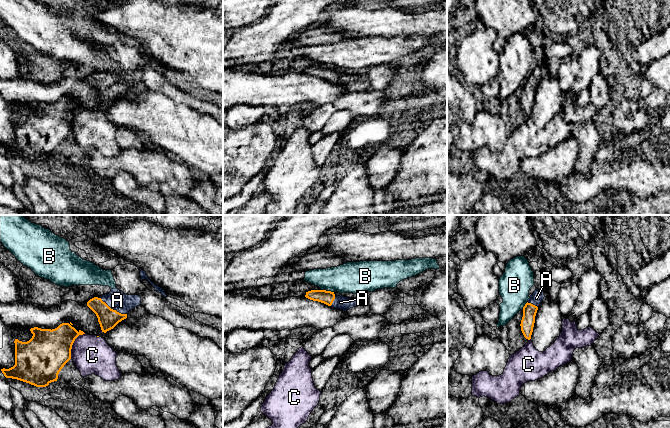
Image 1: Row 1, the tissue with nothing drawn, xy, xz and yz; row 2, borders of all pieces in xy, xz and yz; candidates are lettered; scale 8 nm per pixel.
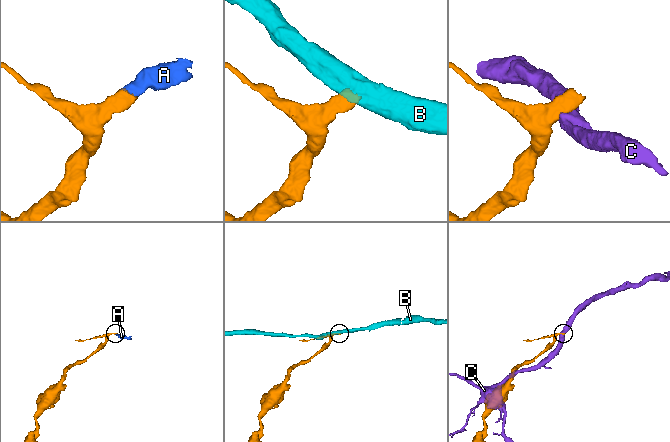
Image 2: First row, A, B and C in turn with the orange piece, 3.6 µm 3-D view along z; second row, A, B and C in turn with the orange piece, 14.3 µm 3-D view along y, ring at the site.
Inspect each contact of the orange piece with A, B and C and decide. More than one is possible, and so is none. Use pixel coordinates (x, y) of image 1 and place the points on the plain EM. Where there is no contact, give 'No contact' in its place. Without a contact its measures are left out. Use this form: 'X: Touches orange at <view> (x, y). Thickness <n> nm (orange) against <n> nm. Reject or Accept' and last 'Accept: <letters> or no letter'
A: Touches orange at xy (112, 85). Thickness 160 nm (orange) against 160 nm. Accept
B: Touches orange at xz (327, 67). Thickness 110 nm (orange) against 260 nm. Reject
C: Touches orange at xy (72, 120). Thickness 360 nm (orange) against 300 nm. Reject
Accept: A

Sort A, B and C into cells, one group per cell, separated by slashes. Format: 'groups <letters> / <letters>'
groups A / B / C

